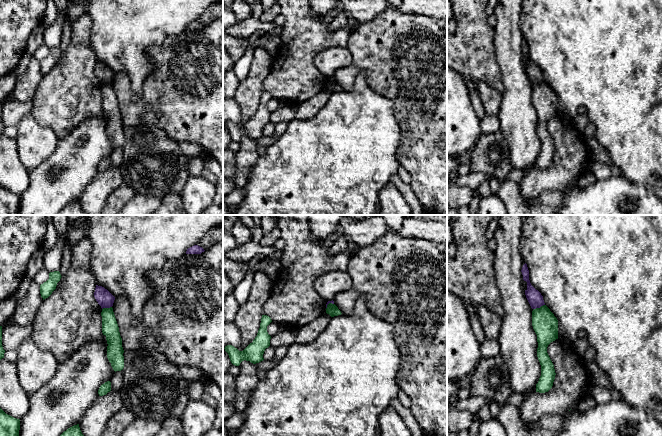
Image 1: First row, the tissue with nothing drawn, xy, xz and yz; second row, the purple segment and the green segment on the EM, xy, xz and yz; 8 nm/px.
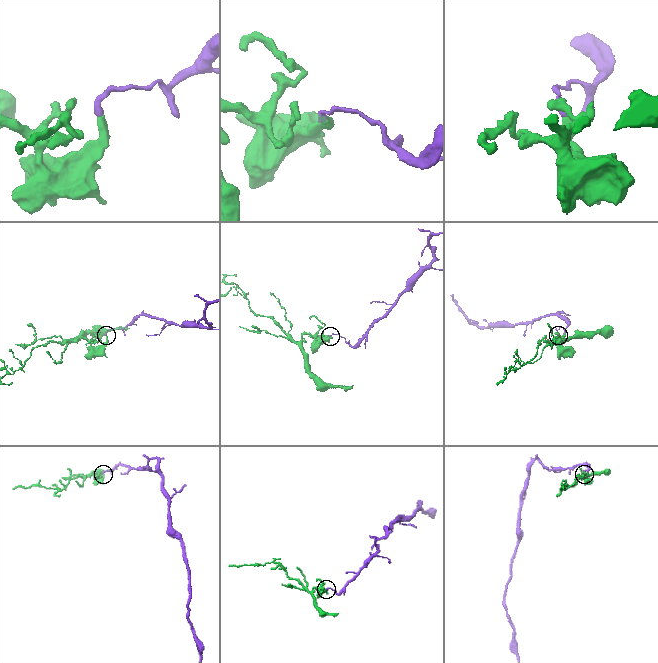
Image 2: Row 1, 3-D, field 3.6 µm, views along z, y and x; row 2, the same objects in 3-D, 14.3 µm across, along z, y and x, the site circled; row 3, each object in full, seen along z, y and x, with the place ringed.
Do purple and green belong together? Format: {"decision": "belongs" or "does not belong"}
{"decision": "does not belong"}

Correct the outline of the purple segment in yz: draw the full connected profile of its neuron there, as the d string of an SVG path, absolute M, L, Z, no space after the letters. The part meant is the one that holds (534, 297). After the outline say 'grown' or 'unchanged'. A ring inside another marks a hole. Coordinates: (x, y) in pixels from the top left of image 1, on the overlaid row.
M526 263L523 265L521 272L523 275L523 280L527 282L527 289L525 290L525 295L531 308L536 309L545 305L541 293L538 290L536 290L530 283L529 270Z; unchanged

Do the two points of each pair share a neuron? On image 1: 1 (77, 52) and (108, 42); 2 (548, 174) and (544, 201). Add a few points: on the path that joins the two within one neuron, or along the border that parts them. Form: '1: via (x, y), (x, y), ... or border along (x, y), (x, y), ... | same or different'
1: border along (91, 23), (91, 48), (96, 60) | different
2: border along (567, 187), (545, 190), (530, 201), (523, 197) | different

